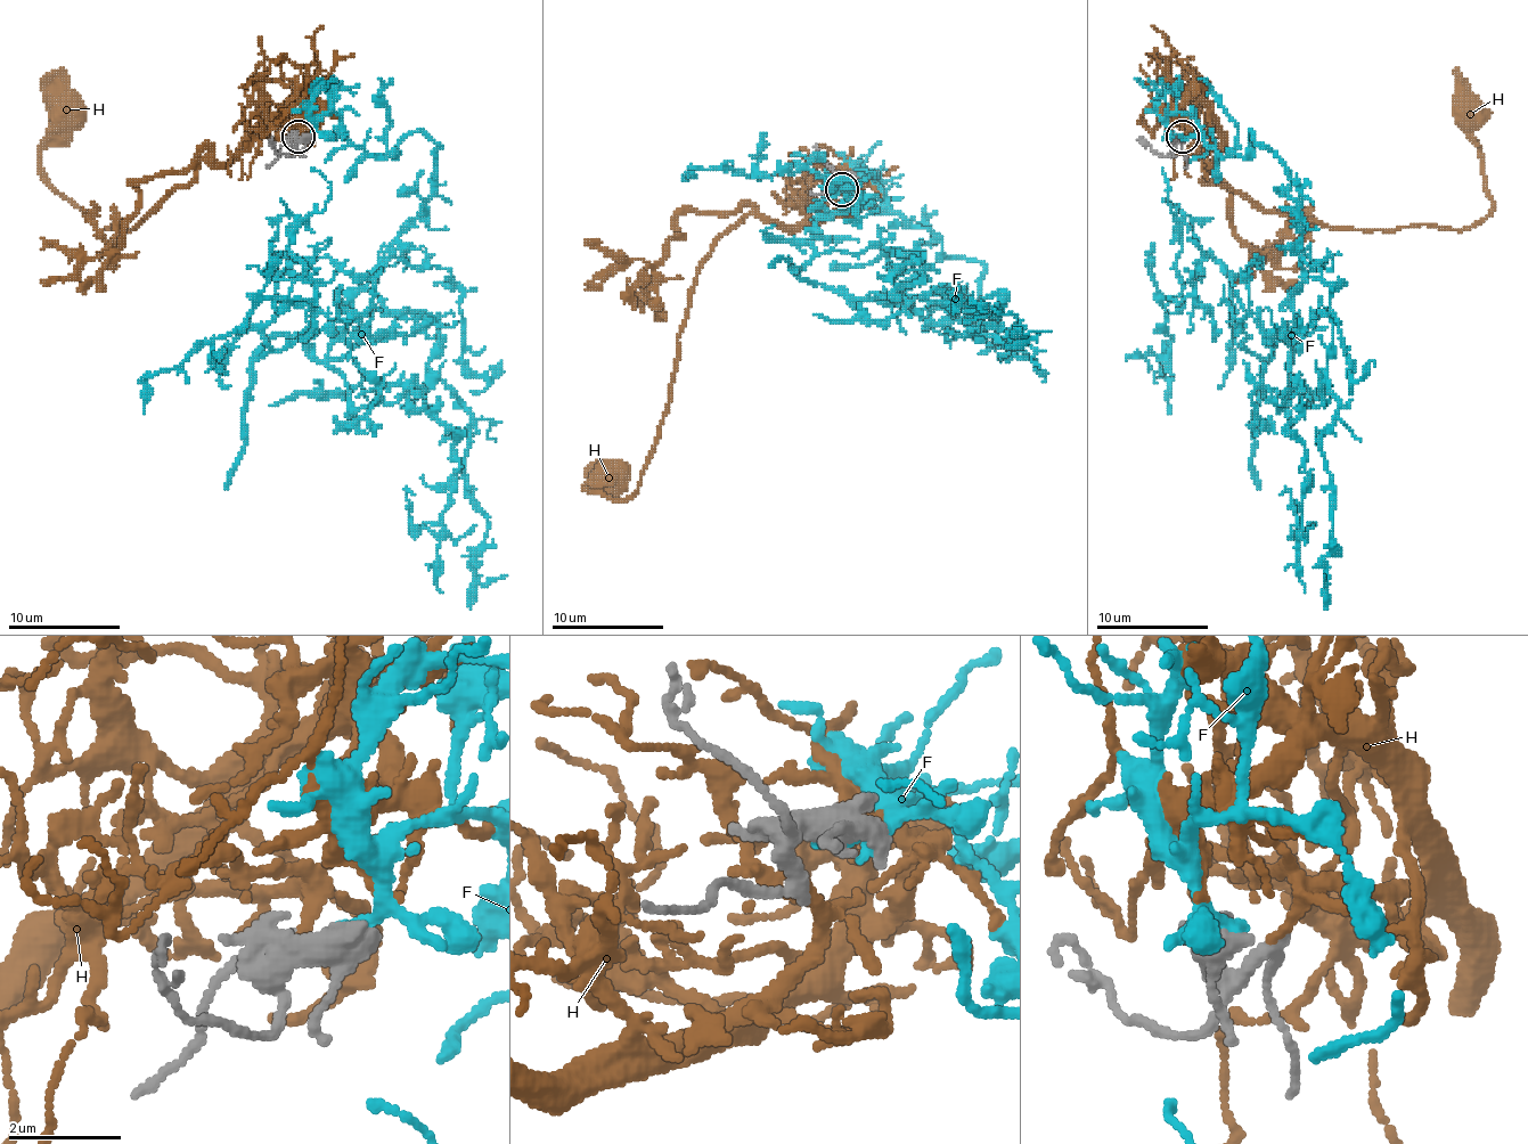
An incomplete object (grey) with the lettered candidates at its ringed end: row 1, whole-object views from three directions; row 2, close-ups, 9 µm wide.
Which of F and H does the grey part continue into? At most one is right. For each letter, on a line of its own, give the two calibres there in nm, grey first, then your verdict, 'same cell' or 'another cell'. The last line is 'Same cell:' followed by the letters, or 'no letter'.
F: 480 nm thick on the grey side, 220 nm on the other; another cell
H: 240 nm thick on the grey side, 190 nm on the other; same cell
Same cell: H

